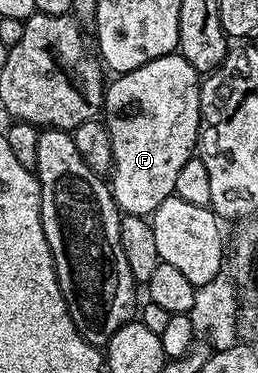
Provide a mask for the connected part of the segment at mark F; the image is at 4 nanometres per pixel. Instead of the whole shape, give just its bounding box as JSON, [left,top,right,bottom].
[104,51,202,218]

